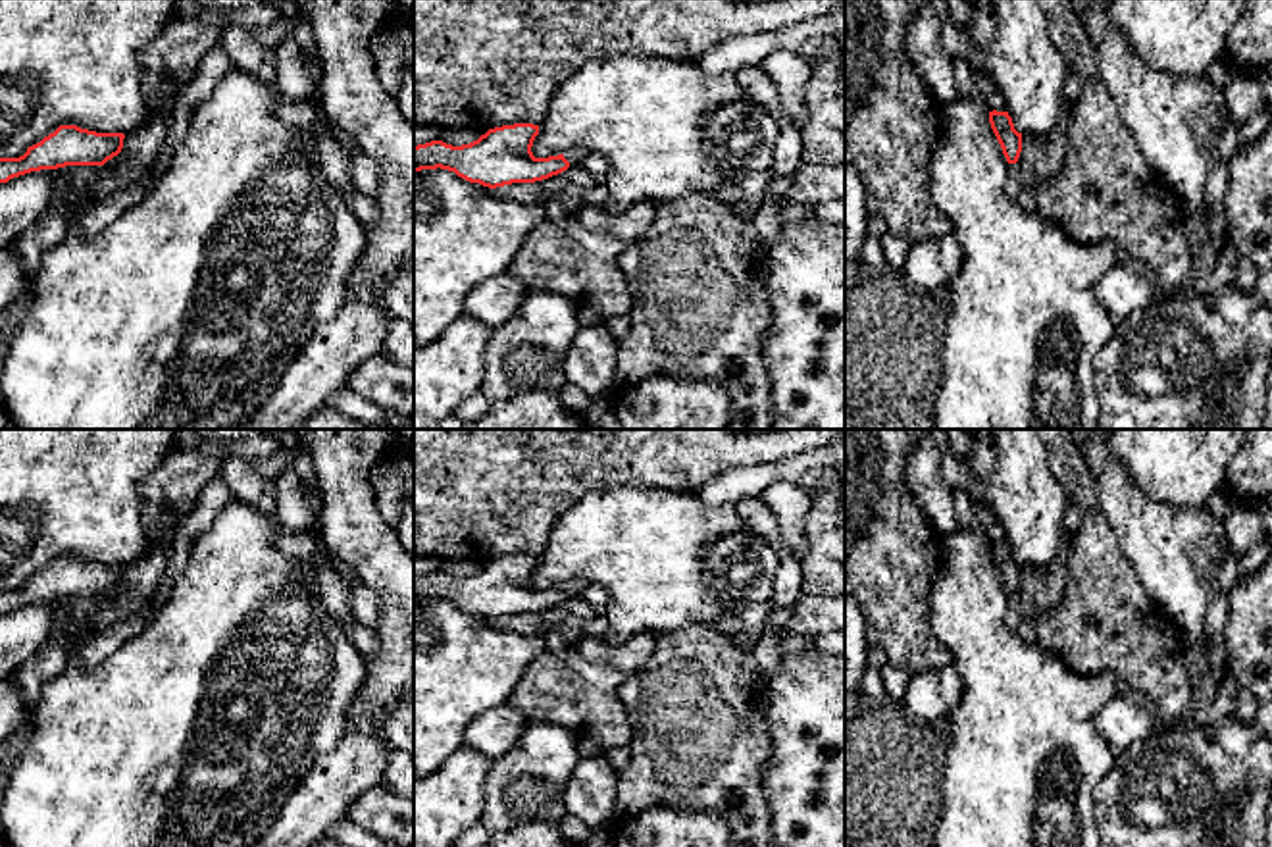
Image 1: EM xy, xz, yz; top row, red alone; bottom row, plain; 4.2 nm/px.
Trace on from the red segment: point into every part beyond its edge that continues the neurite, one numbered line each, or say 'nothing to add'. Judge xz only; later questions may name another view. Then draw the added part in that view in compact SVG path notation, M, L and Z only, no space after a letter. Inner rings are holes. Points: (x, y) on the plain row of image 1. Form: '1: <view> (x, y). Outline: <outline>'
1: xz (574, 588). Outline: M575 578L564 583L564 589L570 593L570 597L577 597L585 587L589 587L589 579Z

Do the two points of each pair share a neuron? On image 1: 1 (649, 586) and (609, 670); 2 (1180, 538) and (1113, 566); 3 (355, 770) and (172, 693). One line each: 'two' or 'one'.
1: two
2: two
3: two

